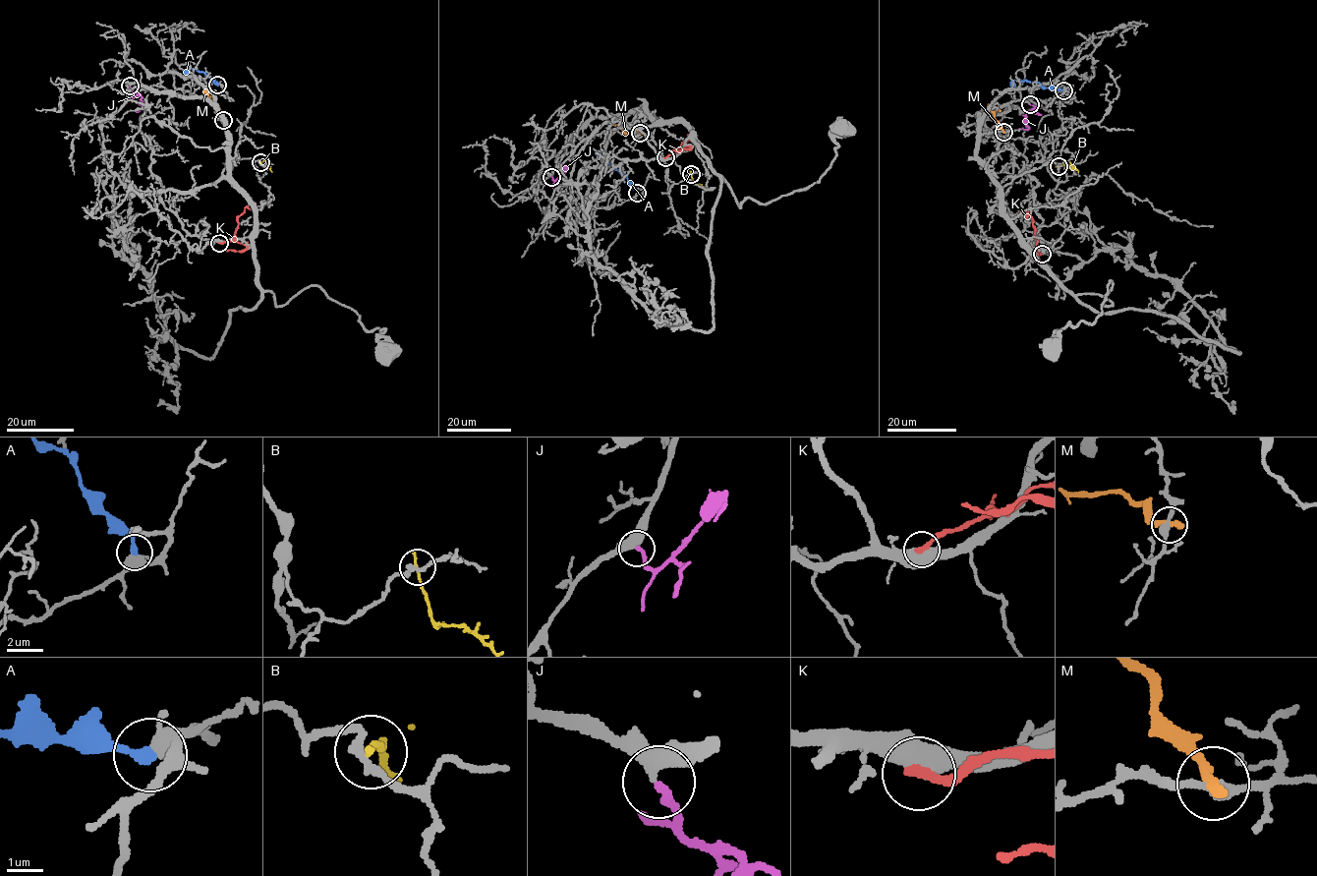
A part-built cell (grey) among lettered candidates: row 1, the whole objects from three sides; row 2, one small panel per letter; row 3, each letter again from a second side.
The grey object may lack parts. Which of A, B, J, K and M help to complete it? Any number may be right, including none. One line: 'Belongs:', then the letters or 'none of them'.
Belongs: J

